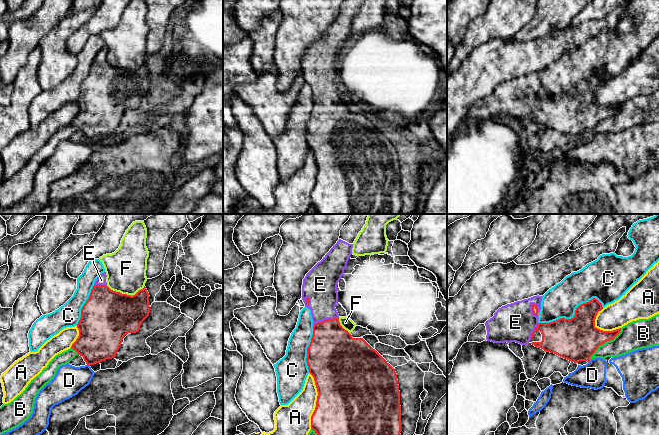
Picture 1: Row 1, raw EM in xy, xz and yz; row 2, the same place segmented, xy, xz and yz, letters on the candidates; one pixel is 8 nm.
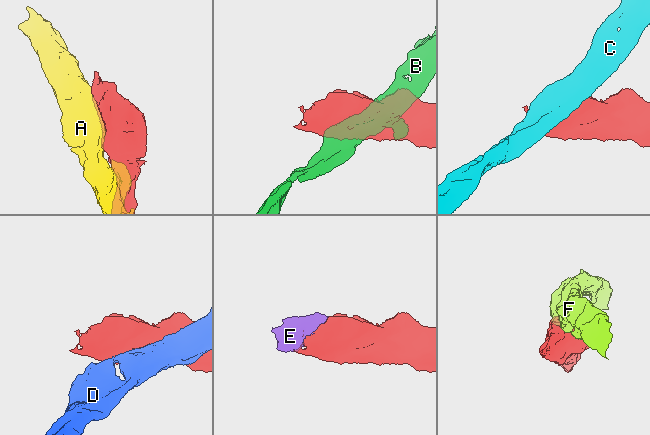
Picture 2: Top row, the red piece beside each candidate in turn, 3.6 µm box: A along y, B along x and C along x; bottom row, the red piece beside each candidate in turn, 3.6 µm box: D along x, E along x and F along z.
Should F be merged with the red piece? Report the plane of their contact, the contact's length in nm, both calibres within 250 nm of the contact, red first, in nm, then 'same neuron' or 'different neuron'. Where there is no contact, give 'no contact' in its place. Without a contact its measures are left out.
xy | 320 nm | 420/320 nm | different neuron

